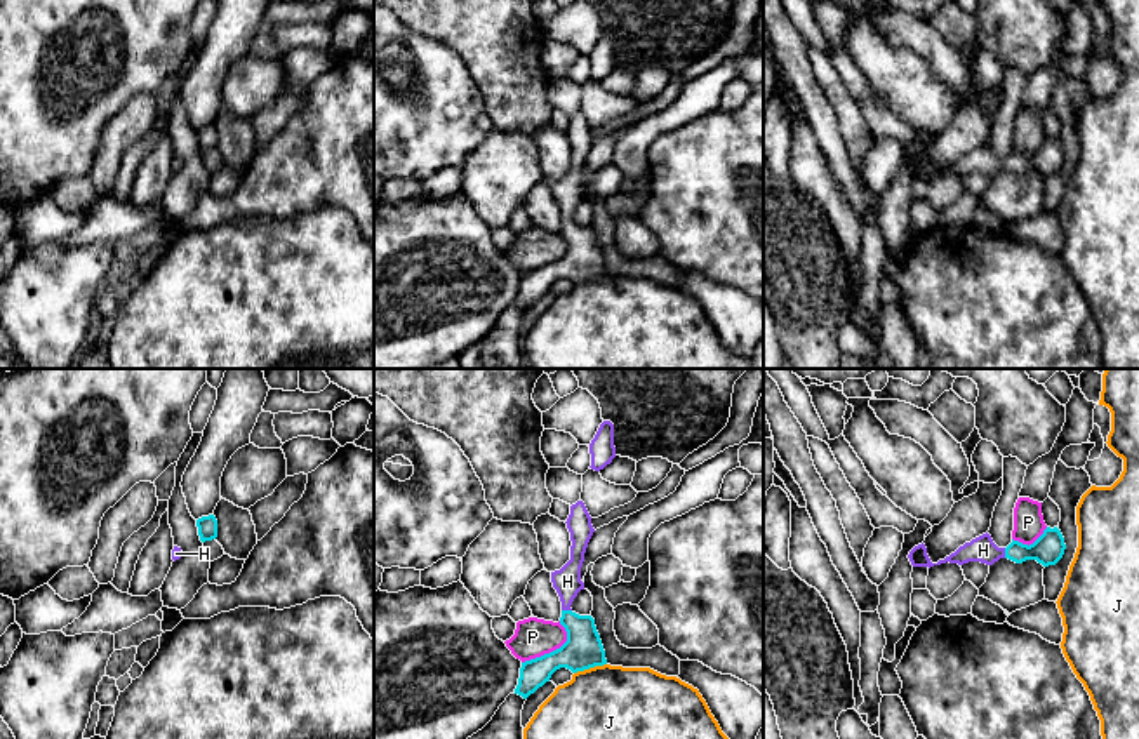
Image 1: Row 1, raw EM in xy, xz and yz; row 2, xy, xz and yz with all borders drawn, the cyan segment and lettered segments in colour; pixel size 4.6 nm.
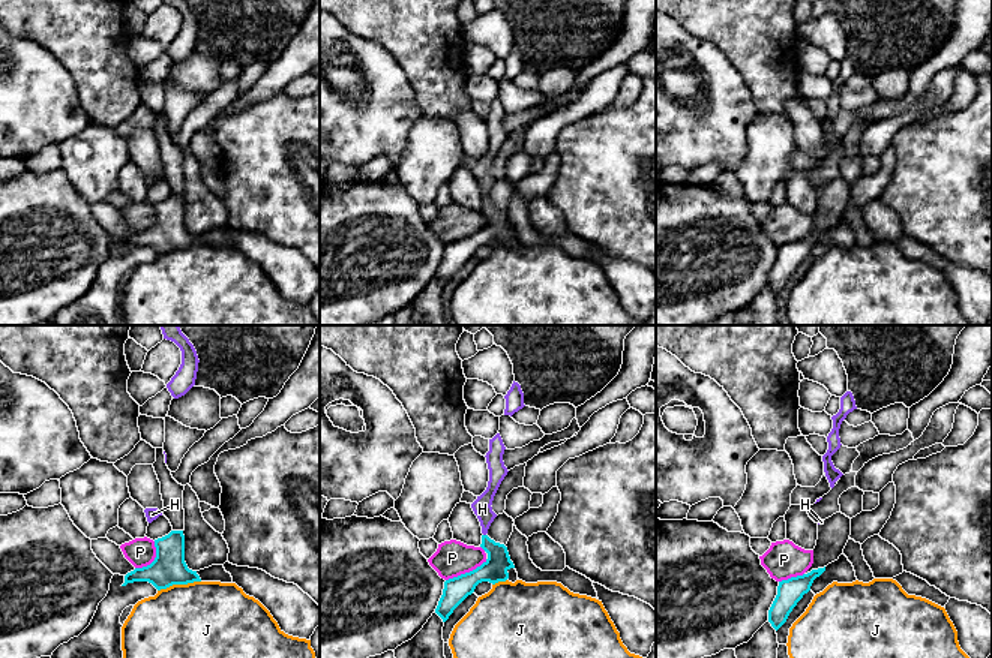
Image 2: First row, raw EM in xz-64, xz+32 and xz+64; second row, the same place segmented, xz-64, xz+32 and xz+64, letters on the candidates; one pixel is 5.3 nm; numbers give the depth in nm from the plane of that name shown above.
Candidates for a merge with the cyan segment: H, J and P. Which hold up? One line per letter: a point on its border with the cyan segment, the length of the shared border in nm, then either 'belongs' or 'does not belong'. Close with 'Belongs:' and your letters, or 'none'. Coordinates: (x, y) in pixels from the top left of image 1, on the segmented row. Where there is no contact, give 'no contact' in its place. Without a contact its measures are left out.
H: xz (567, 611) | 50 nm | belongs
J: xz (590, 666) | 160 nm | does not belong
P: xz (553, 651) | 260 nm | does not belong
Belongs: H

